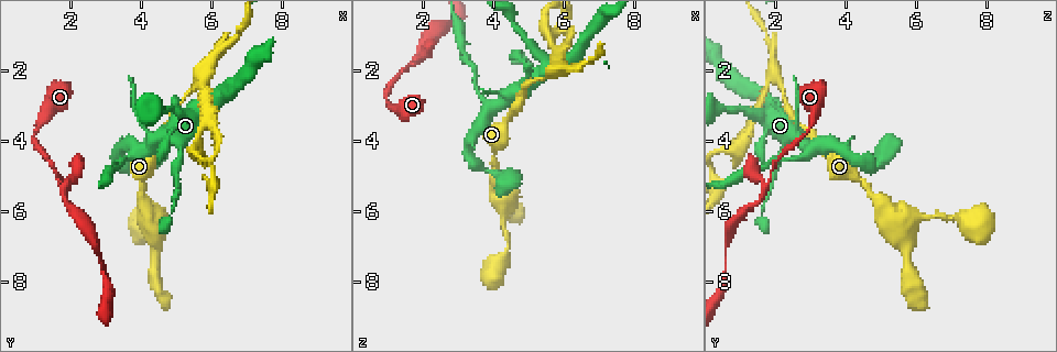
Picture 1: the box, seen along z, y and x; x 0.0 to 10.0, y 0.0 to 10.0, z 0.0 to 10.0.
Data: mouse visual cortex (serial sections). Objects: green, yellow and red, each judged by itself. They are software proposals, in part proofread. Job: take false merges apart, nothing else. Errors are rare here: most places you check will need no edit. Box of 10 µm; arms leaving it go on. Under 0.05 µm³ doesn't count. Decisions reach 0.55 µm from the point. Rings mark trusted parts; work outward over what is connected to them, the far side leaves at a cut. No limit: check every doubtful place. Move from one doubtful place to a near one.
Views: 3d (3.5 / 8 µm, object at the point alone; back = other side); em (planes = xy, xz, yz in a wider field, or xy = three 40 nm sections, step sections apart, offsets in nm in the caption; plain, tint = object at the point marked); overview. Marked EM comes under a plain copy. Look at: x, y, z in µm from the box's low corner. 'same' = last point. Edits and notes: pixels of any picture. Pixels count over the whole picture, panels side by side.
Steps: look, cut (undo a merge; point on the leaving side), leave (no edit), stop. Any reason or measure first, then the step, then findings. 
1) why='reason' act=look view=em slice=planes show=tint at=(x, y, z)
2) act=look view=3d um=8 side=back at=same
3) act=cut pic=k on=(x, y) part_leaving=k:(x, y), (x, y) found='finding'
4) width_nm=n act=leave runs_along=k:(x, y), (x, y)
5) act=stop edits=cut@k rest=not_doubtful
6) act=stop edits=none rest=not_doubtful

why='thick turns thin' act=look view=3d um=3.5 at=(5.75, 2.30, 2.00)

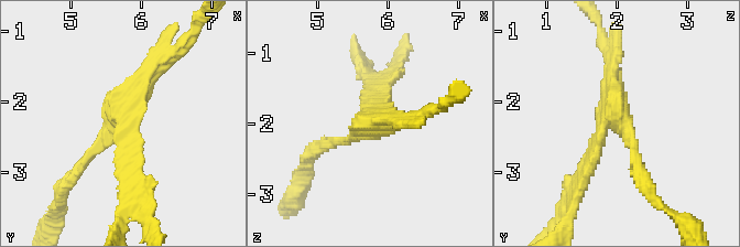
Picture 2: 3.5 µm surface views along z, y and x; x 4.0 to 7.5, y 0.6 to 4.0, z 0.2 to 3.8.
arms=3 arm_widths_nm=150,150,200 act=look view=em slice=xy step=1 show=tint at=(5.80, 2.30, 2.00)

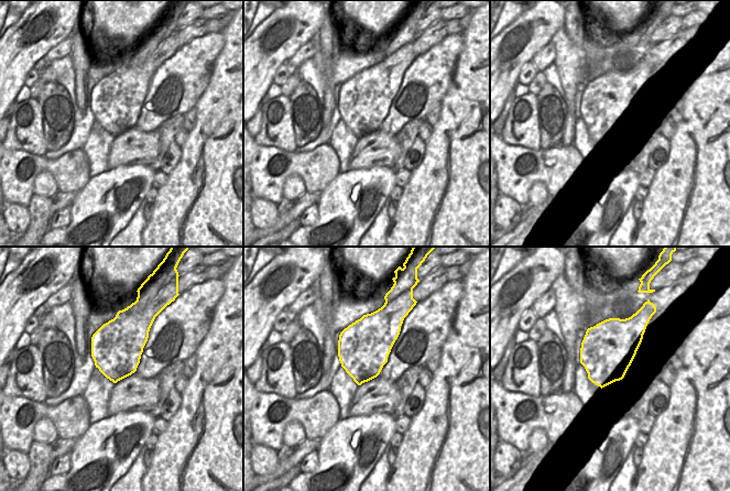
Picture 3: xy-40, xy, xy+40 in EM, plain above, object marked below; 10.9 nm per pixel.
act=leave runs_along=2:(322, 145), (369, 130), (376, 90) found='continuous, no second cell'

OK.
why='abrupt turn' act=look view=3d um=3.5 at=(5.60, 4.35, 1.00)

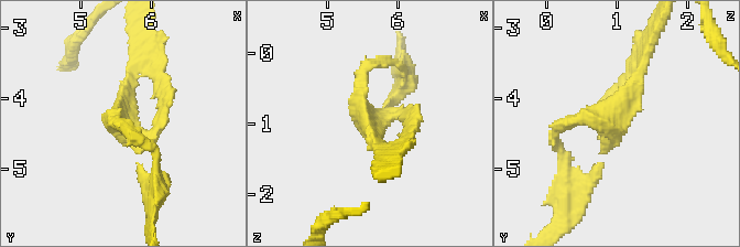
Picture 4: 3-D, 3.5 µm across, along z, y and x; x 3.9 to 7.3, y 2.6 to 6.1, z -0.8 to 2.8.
act=look view=em slice=xy step=1 show=tint at=(5.60, 4.35, 1.05)

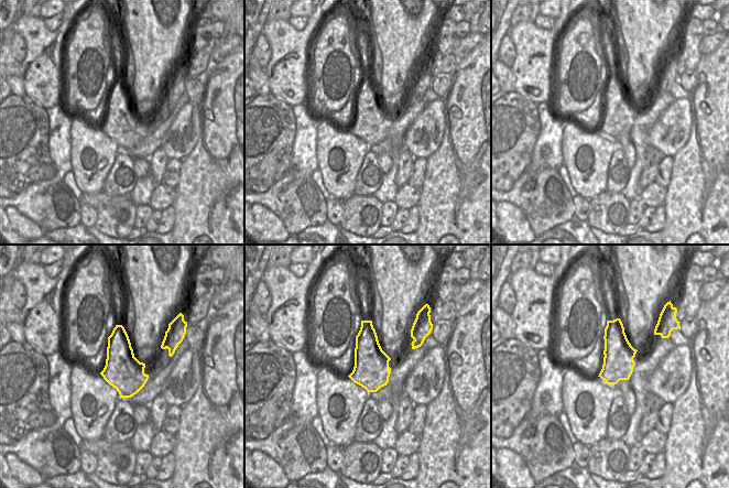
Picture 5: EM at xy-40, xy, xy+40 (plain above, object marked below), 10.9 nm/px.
width_nm=400 act=leave runs_along=4:(645, 58), (618, 122), (555, 129) found='one cell here'

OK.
why='three arms meet' act=look view=em slice=xy step=1 show=tint at=(1.80, 5.35, 1.75)

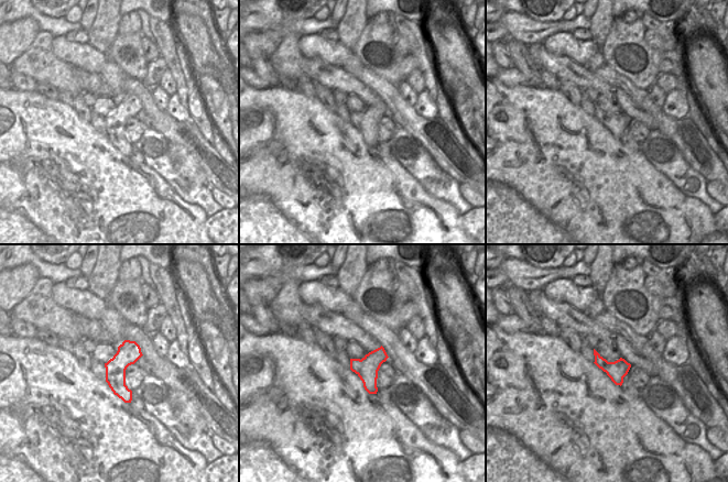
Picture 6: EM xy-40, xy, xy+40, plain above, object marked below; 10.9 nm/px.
act=look view=3d um=3.5 at=same

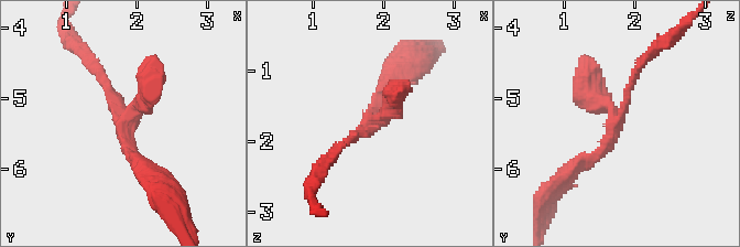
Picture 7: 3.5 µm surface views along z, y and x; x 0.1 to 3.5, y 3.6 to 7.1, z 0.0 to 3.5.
arm_widths_nm=150,200,300 act=leave found='one cell here'

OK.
act=stop edits=none rest=not_doubtful

